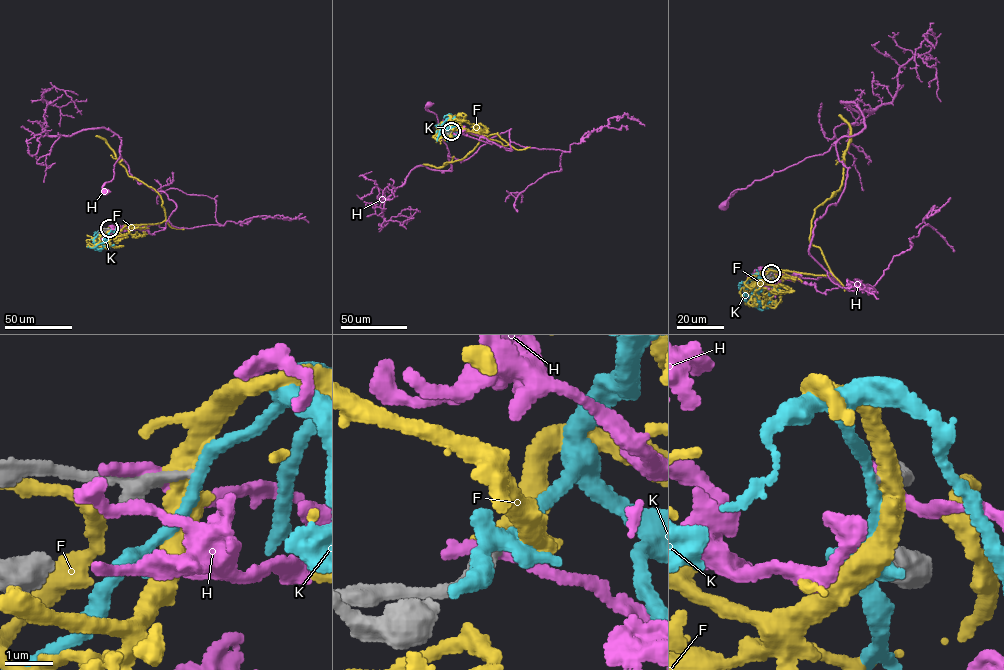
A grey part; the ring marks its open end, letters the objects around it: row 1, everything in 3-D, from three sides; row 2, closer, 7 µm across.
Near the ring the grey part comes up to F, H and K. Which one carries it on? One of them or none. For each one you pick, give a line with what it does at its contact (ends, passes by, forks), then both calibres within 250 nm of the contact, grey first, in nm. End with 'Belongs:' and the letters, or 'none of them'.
Belongs: none of them

